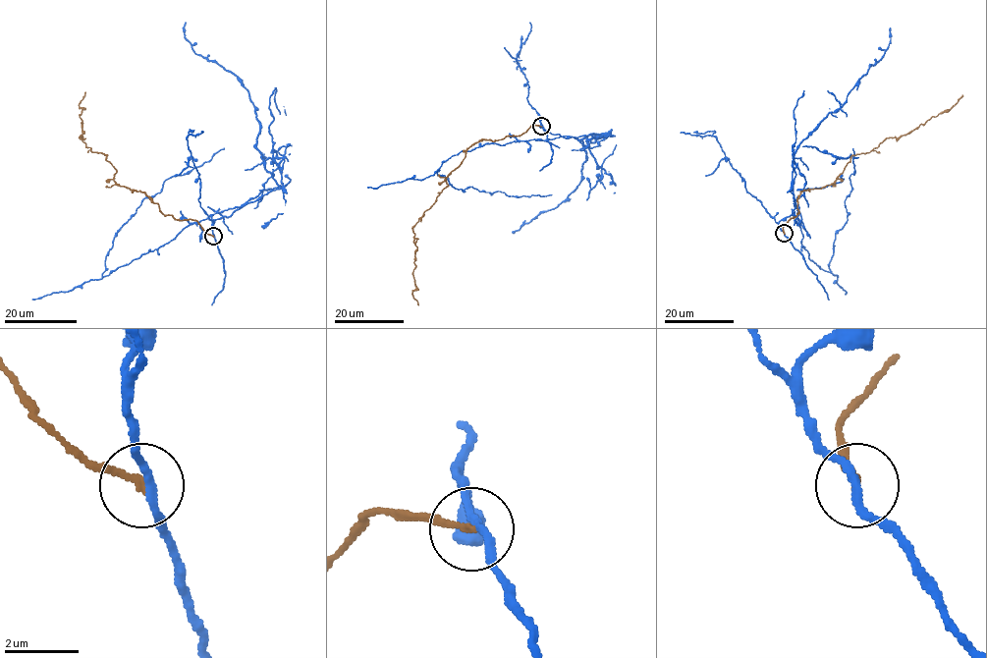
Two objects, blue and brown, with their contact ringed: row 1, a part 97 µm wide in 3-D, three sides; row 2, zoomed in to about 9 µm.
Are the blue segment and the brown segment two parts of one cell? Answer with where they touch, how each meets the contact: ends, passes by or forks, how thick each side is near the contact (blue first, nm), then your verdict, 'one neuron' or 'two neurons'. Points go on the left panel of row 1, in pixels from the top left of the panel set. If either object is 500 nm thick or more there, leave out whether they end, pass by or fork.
place (213, 236); blue passes by; brown ends; calibres 200 and 190 nm; two neurons

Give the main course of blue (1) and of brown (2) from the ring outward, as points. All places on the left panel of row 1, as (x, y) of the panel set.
1: (213, 236), (212, 222), (235, 208), (191, 222), (174, 239), (102, 275), (114, 237), (143, 198), (224, 148)
2: (213, 236), (116, 183), (106, 155), (80, 137), (85, 91)

